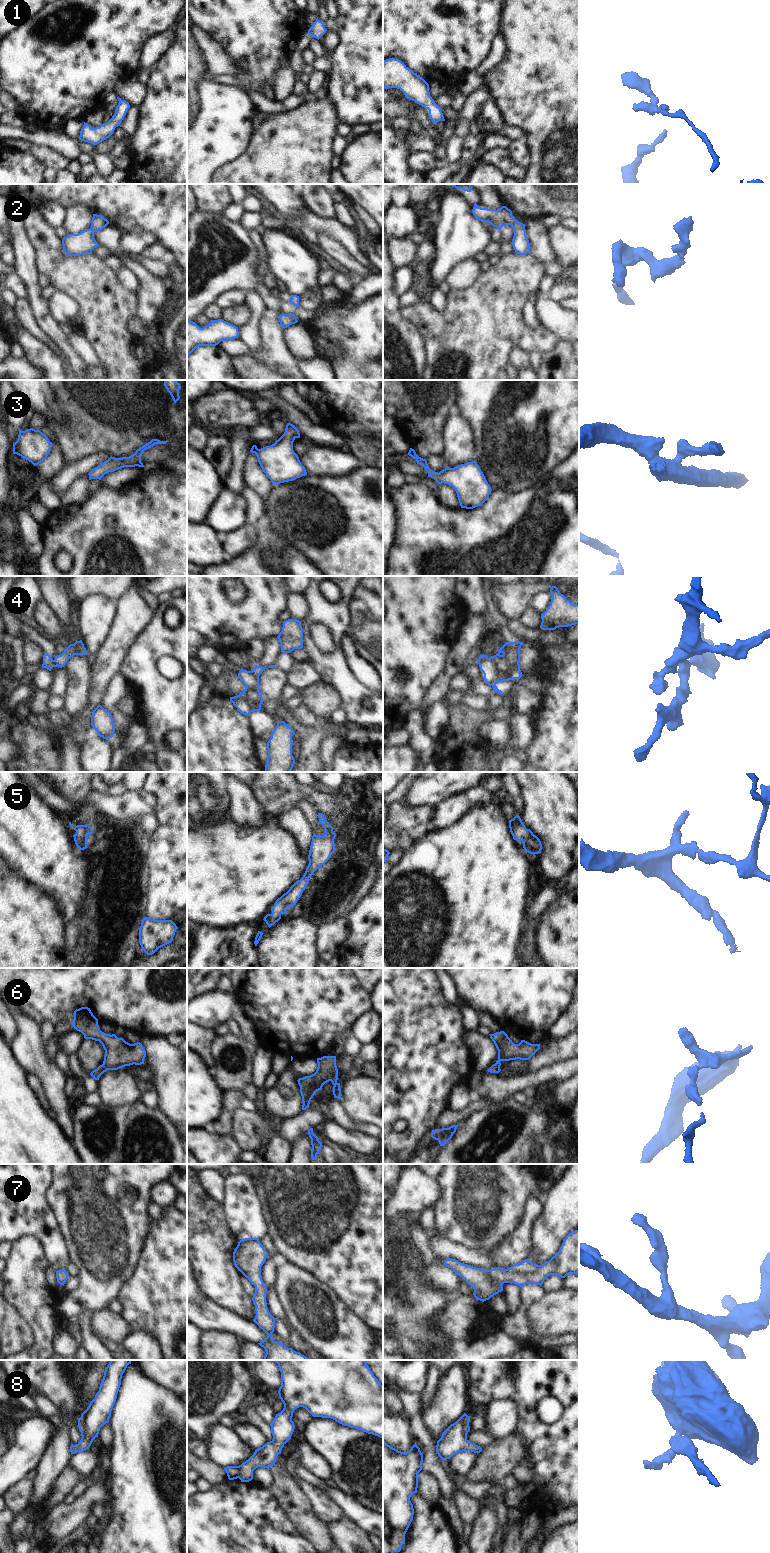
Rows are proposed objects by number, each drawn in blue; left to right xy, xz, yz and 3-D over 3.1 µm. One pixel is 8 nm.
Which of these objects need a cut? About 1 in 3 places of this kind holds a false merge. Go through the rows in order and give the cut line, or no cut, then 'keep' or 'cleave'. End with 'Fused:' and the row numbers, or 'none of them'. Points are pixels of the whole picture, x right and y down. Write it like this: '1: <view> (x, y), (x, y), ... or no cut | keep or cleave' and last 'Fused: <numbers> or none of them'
1: no cut | keep
2: no cut | keep
3: no cut | keep
4: xz (250, 671), (258, 679) | cleave
5: no cut | keep
6: no cut | keep
7: no cut | keep
8: no cut | keep
Fused: 4

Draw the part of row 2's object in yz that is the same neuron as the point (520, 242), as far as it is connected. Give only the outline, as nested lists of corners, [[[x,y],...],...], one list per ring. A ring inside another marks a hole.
[[[474,204],[473,215],[481,222],[488,222],[493,227],[501,228],[505,225],[511,225],[514,229],[512,245],[516,254],[525,255],[530,252],[530,243],[526,234],[525,224],[517,221],[512,215],[512,211],[506,206],[500,209],[481,208]]]

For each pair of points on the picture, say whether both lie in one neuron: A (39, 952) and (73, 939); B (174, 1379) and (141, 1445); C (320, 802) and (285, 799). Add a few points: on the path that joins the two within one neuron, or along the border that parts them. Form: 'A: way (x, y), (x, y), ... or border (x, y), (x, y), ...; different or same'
A: border (64, 923), (64, 944), (69, 949); different
B: border (148, 1378), (176, 1393); different
C: way (311, 795), (294, 795); same

